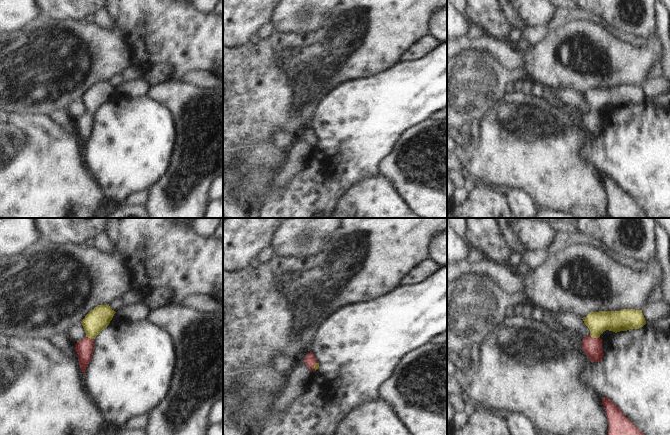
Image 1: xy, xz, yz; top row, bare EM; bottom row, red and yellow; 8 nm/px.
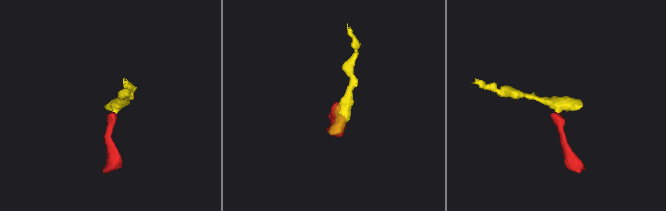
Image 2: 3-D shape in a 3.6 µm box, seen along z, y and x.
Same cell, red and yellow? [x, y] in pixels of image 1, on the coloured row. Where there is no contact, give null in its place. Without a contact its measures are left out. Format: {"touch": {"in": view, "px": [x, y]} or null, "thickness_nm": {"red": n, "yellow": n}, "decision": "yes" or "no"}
{"touch": {"in": "yz", "px": [594, 338]}, "thickness_nm": {"red": 150, "yellow": 170}, "decision": "yes"}

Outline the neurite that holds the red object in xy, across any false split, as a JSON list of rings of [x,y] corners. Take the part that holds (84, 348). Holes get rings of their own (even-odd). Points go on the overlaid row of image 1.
[[[109,304],[98,305],[81,321],[86,336],[75,344],[75,349],[78,354],[80,368],[84,374],[93,357],[94,339],[109,325],[115,313]]]

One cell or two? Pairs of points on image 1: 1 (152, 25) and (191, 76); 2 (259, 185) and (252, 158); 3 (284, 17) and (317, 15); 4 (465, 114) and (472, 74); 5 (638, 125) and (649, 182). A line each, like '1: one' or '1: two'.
1: two
2: one
3: one
4: one
5: one

